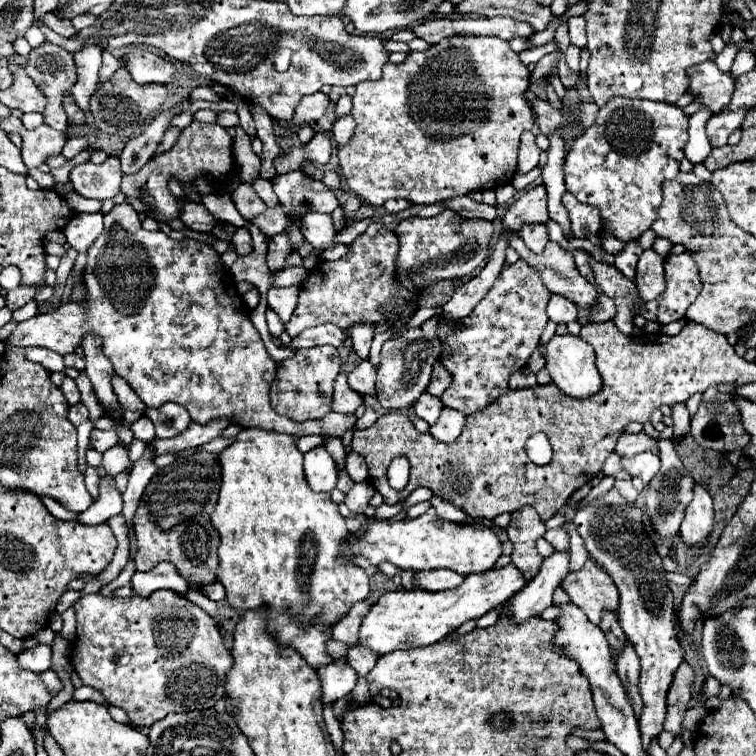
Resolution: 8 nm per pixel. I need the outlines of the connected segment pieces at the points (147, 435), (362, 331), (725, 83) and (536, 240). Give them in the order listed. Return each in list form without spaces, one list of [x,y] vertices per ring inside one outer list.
[[[140,417],[140,421],[132,423],[130,427],[134,431],[134,437],[144,443],[150,443],[154,439],[154,425],[152,425],[152,421],[148,421],[148,417]]]
[[[358,323],[352,329],[352,333],[350,333],[352,347],[354,347],[354,351],[356,351],[356,355],[360,359],[368,359],[368,351],[370,351],[372,337],[374,337],[374,327],[368,325],[368,323]]]
[[[704,61],[700,65],[692,65],[692,69],[688,69],[688,77],[688,91],[694,99],[702,97],[702,107],[712,113],[720,113],[728,105],[736,83],[730,71],[722,73],[714,61]]]
[[[524,225],[520,231],[520,237],[524,239],[524,243],[530,251],[542,253],[548,243],[548,229],[546,229],[546,225]]]

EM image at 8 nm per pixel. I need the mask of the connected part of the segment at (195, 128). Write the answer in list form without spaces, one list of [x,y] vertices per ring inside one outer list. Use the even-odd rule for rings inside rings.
[[[192,121],[186,129],[182,129],[178,141],[174,143],[174,147],[158,157],[154,157],[152,161],[148,161],[144,165],[144,169],[140,169],[138,173],[134,175],[124,175],[122,177],[122,193],[126,197],[132,197],[132,199],[138,199],[138,189],[142,189],[146,195],[154,197],[154,217],[158,221],[168,221],[168,219],[174,219],[178,217],[184,201],[196,201],[200,203],[200,193],[194,191],[192,183],[196,177],[200,175],[206,175],[206,177],[212,177],[216,181],[222,181],[224,175],[228,175],[230,171],[234,169],[234,159],[232,159],[232,137],[228,135],[228,131],[218,125],[218,123],[200,123],[200,121]],[[170,177],[176,177],[188,197],[186,199],[176,199],[170,191],[168,191],[168,179]]]

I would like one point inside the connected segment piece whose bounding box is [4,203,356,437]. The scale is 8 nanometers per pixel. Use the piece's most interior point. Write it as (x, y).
(172, 322)

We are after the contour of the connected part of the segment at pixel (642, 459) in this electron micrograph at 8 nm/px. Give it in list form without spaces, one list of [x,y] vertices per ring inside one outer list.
[[[640,453],[640,455],[634,455],[632,459],[626,459],[622,457],[622,465],[624,469],[632,475],[632,477],[640,477],[644,483],[650,483],[650,479],[658,473],[660,469],[660,457],[654,455],[654,453]]]

